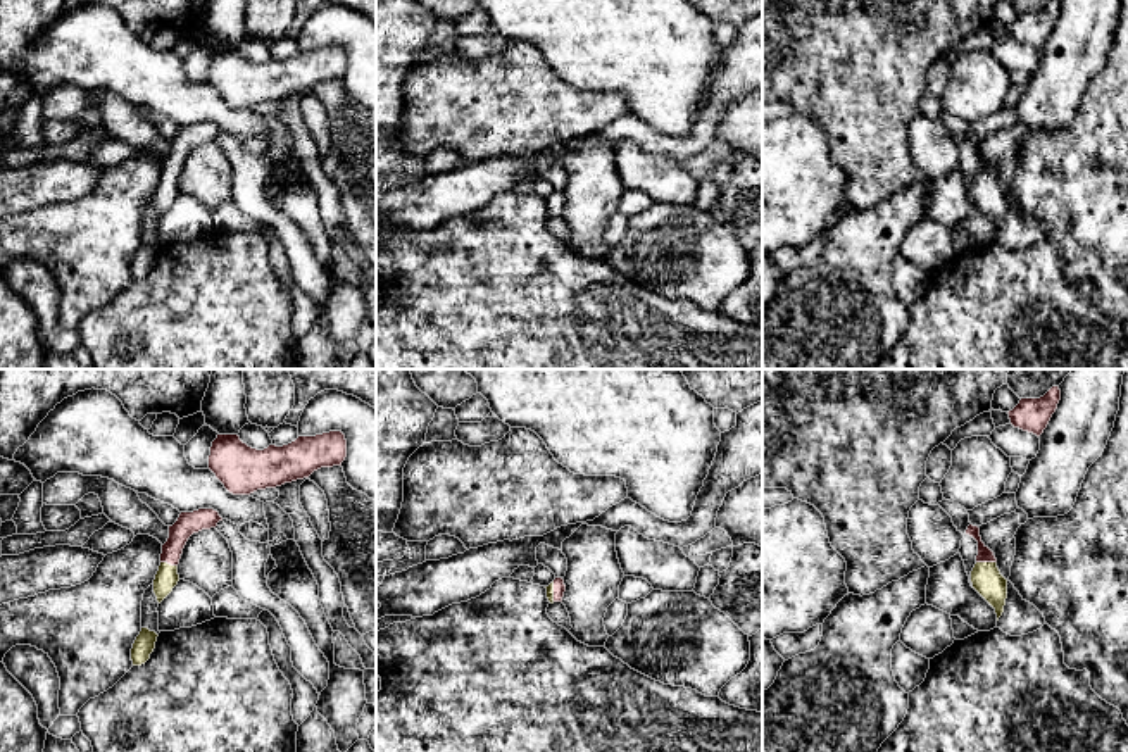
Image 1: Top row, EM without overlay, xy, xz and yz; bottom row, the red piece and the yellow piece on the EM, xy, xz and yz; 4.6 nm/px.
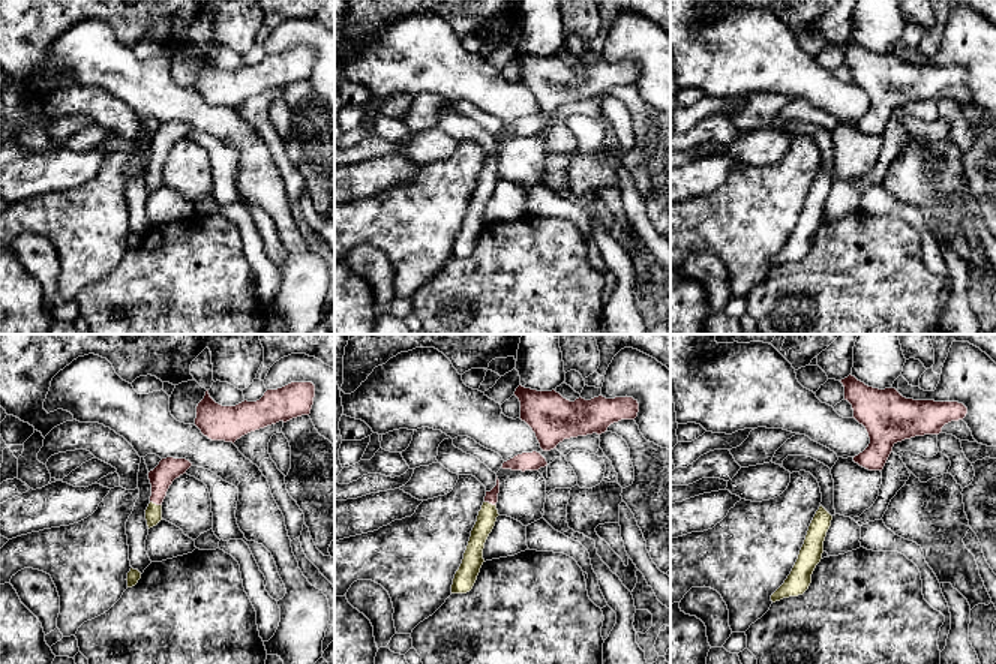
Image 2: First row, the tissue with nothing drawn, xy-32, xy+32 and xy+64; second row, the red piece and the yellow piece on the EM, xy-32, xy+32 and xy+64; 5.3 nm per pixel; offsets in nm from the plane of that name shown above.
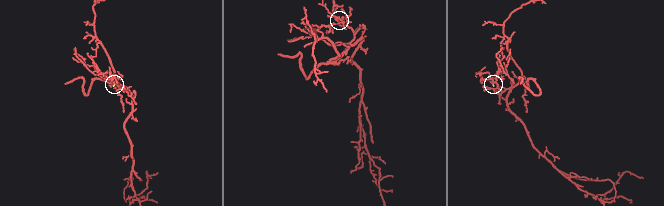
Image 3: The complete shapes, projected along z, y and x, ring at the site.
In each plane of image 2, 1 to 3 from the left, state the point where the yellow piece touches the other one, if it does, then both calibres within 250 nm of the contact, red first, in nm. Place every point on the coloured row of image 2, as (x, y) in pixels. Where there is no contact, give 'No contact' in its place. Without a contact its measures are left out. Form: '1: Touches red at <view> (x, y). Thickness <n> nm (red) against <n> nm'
1: Touches red at xy-32 (156, 504). Thickness 120 nm (red) against 100 nm
2: Touches red at xy+32 (491, 502). Thickness 70 nm (red) against 100 nm
3: No contact

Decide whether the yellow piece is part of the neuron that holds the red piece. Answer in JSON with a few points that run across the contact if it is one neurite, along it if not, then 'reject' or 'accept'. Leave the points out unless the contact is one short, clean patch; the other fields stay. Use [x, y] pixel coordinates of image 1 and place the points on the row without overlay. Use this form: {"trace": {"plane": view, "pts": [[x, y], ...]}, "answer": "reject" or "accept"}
{"trace": {"plane": "yz", "pts": [[985, 168], [987, 175], [985, 190]]}, "answer": "accept"}

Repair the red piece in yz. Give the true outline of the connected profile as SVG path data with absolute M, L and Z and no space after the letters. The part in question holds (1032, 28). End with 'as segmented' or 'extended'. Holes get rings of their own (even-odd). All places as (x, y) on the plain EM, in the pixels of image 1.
M1052 0L1040 12L1021 12L1019 17L1007 26L1011 38L1040 50L1056 26L1059 14L1059 0Z; as segmented

